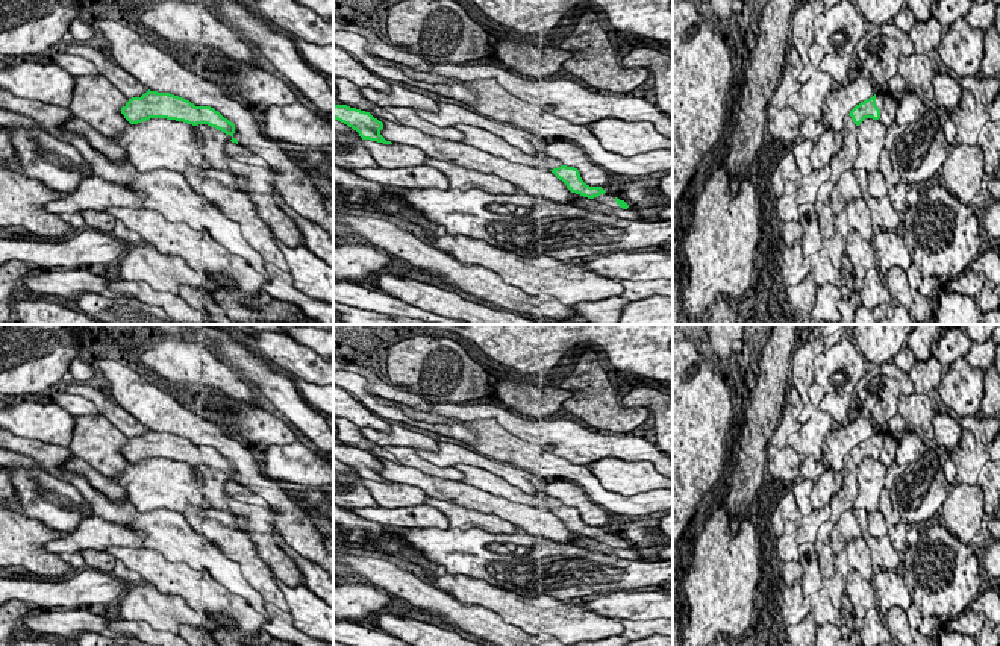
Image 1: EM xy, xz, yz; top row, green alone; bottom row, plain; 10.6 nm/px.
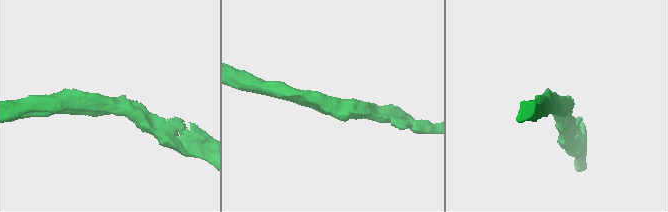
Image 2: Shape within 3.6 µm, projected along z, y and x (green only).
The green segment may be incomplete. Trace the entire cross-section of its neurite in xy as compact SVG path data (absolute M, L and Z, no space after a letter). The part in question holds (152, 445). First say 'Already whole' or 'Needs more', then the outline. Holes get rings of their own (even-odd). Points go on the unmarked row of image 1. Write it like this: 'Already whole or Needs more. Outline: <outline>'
Needs more. Outline: M148 429L141 437L129 438L121 447L121 453L130 464L111 479L118 482L127 491L129 502L139 513L165 508L185 514L188 505L205 511L209 510L211 502L202 491L202 475L194 469L198 464L215 467L226 475L230 475L230 481L238 484L238 479L233 476L235 464L224 458L218 450L211 446L195 446L189 440L170 432Z

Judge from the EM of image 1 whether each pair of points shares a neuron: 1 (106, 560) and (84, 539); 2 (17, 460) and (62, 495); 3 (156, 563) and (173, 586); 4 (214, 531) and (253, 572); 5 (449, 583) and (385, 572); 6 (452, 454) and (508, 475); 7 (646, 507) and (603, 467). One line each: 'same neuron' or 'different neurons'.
1: different neurons
2: different neurons
3: same neuron
4: same neuron
5: same neuron
6: same neuron
7: different neurons

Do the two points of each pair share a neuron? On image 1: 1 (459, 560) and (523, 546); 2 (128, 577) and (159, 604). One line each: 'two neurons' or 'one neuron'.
1: one neuron
2: one neuron

